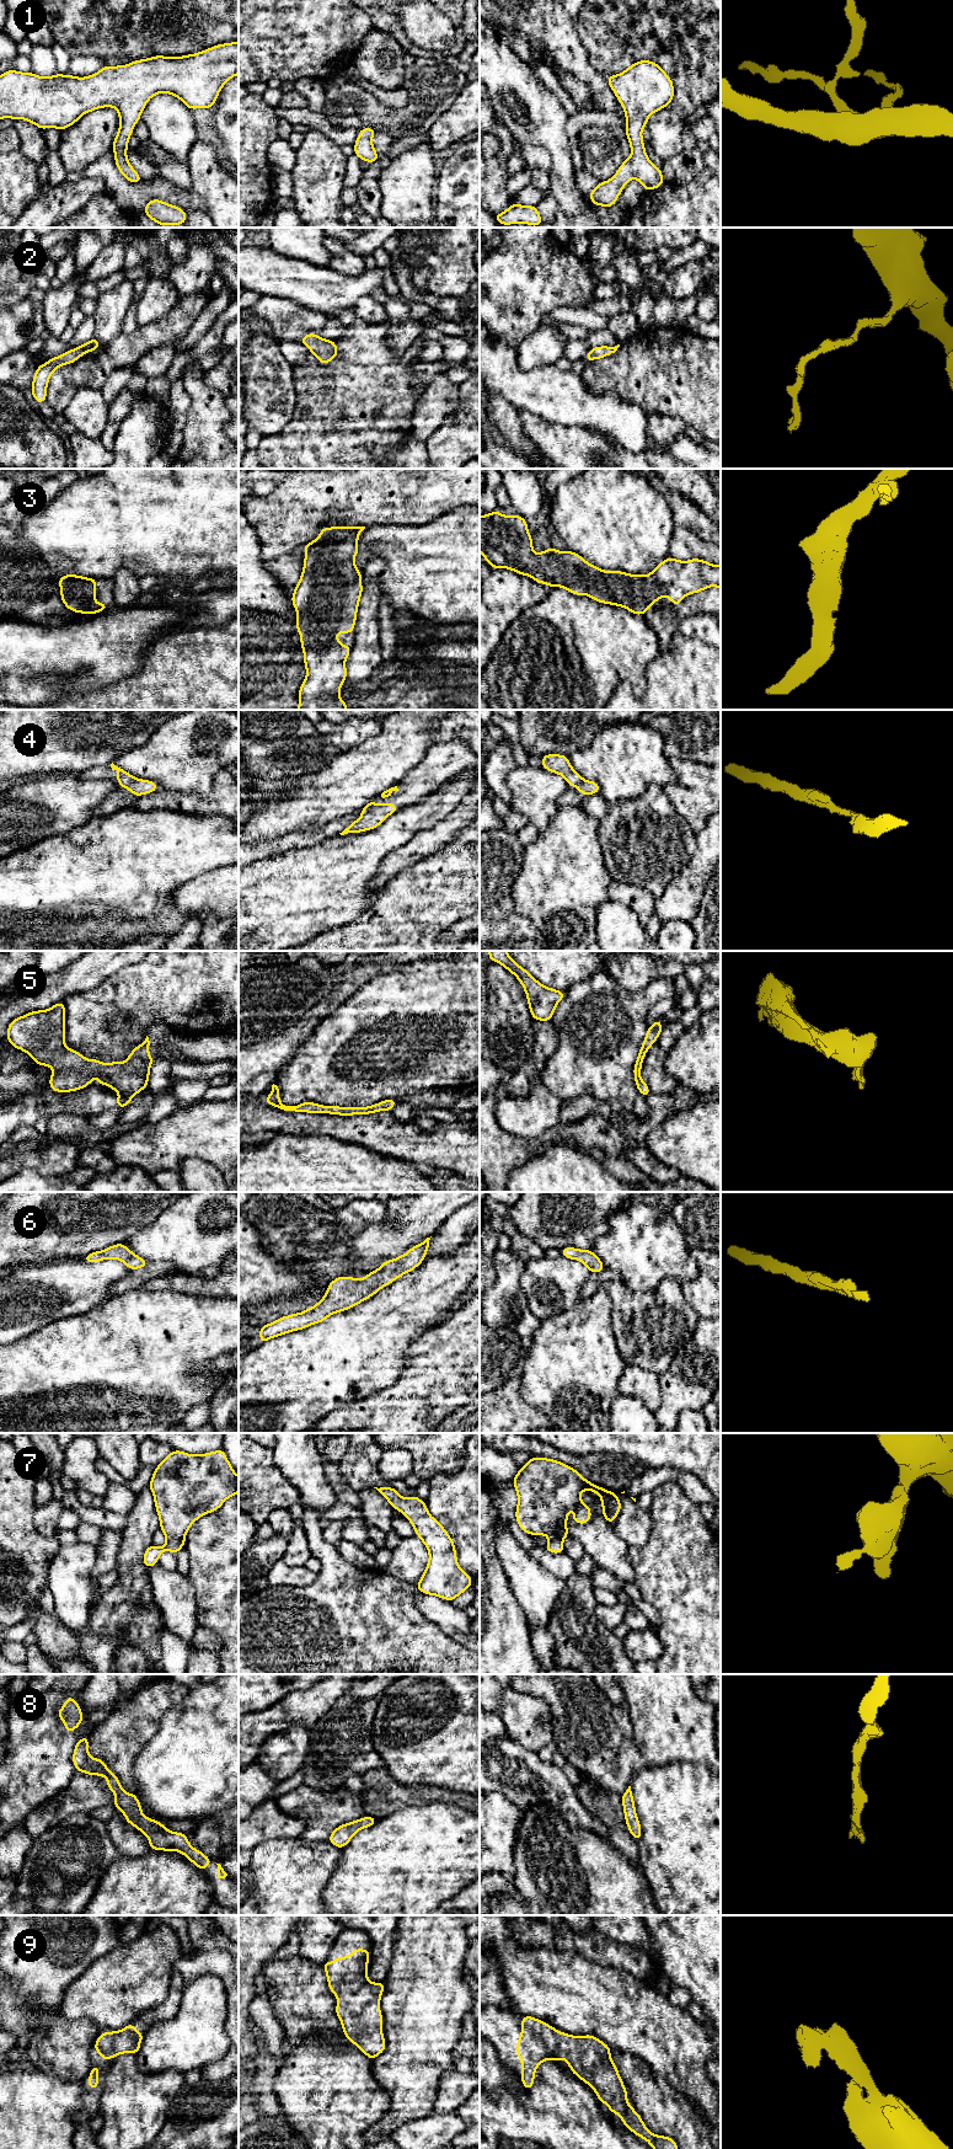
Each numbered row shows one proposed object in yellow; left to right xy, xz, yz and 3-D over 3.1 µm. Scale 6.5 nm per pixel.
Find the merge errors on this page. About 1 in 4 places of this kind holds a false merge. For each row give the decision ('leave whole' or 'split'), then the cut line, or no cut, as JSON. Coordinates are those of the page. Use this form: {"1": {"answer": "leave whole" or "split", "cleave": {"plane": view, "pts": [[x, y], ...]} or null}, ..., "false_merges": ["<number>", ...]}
{"1": {"answer": "leave whole", "cleave": null}, "2": {"answer": "leave whole", "cleave": null}, "3": {"answer": "leave whole", "cleave": null}, "4": {"answer": "split", "cleave": {"plane": "xz", "pts": [[376, 806], [363, 814]]}}, "5": {"answer": "leave whole", "cleave": null}, "6": {"answer": "leave whole", "cleave": null}, "7": {"answer": "leave whole", "cleave": null}, "8": {"answer": "leave whole", "cleave": null}, "9": {"answer": "leave whole", "cleave": null}, "false_merges": ["4"]}

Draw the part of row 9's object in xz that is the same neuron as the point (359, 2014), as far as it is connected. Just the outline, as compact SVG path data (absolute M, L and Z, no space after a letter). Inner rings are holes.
M354 1948L348 1957L325 1962L330 1992L336 1995L336 2015L344 2036L374 2060L386 2048L380 1999L385 1983L368 1980L370 1948Z

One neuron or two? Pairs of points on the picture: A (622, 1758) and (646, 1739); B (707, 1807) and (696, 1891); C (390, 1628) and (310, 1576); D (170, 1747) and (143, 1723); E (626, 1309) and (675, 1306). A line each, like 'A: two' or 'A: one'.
A: two
B: one
C: two
D: two
E: one

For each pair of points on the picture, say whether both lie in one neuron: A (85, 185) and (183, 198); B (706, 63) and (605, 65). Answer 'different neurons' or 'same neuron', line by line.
A: different neurons
B: same neuron

